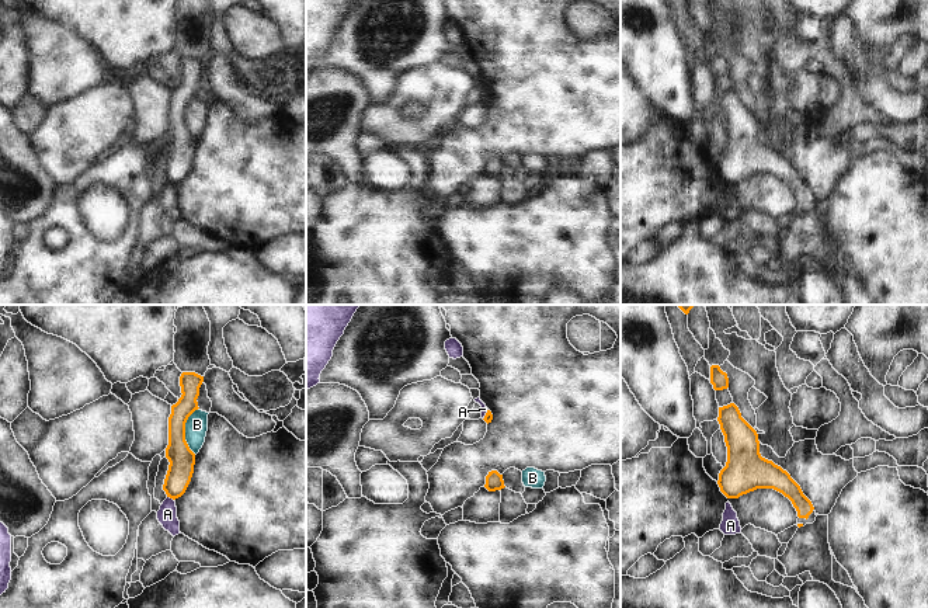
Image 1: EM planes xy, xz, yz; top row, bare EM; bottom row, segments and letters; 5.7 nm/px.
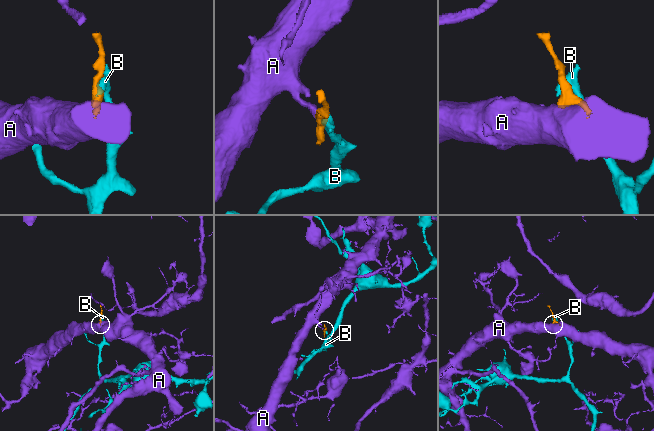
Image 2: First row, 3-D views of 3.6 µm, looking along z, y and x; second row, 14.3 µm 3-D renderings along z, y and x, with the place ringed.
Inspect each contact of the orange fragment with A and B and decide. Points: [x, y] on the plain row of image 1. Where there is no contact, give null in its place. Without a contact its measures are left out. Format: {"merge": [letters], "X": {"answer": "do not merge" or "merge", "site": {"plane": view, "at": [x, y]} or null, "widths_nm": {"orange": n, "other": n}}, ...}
{"merge": [], "A": {"answer": "do not merge", "site": {"plane": "xy", "at": [170, 183]}, "widths_nm": {"orange": 150, "other": 110}}, "B": {"answer": "do not merge", "site": {"plane": "xy", "at": [184, 117]}, "widths_nm": {"orange": 150, "other": 130}}}

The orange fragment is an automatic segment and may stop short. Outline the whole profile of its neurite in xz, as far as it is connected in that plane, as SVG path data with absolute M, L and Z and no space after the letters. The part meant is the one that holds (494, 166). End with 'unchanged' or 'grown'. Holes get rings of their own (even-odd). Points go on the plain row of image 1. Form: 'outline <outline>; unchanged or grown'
outline M497 156L489 157L489 160L486 161L484 173L489 177L496 177L496 176L504 174L505 171L504 171L503 160L500 160Z; unchanged

